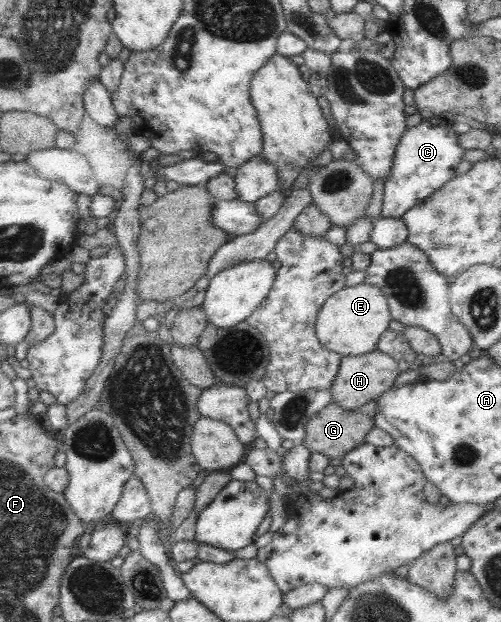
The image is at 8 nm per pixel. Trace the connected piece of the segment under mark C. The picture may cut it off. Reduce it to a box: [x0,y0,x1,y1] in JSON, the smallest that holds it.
[382,117,465,218]

